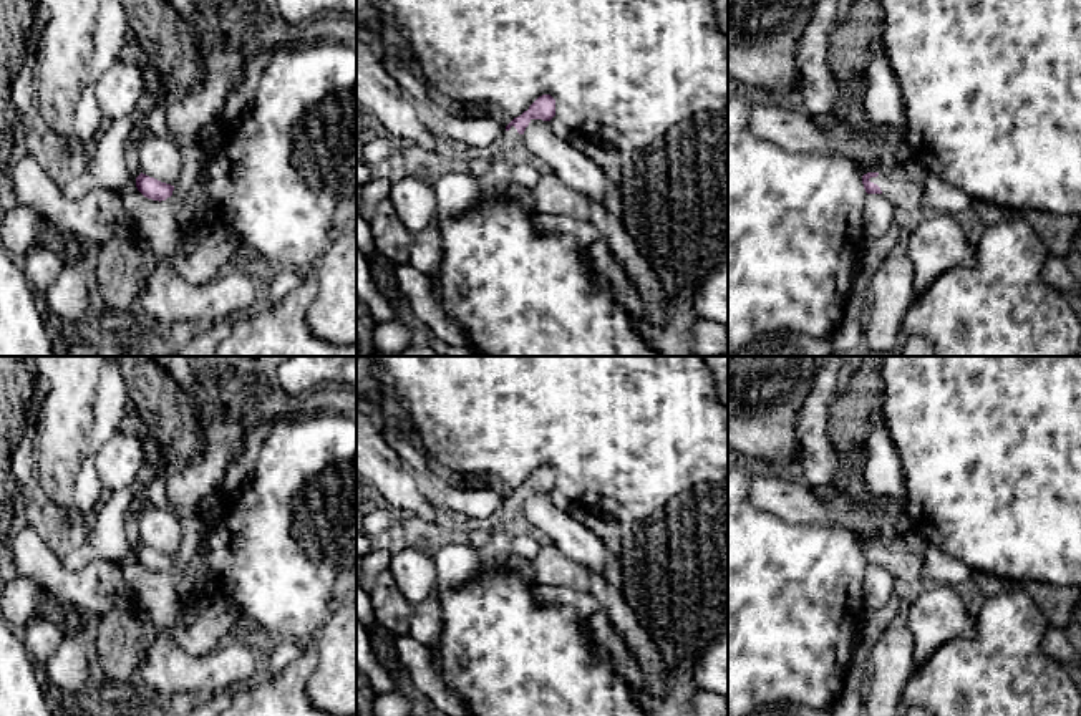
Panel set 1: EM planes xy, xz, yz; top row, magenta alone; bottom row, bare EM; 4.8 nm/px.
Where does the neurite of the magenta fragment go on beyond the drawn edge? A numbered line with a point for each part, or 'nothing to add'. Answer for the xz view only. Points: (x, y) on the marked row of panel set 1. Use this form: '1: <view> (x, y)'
1: xz (501, 163)

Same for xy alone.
nothing to add

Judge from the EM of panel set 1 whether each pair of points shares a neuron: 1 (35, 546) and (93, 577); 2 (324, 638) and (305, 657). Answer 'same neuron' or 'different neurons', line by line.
1: same neuron
2: different neurons

